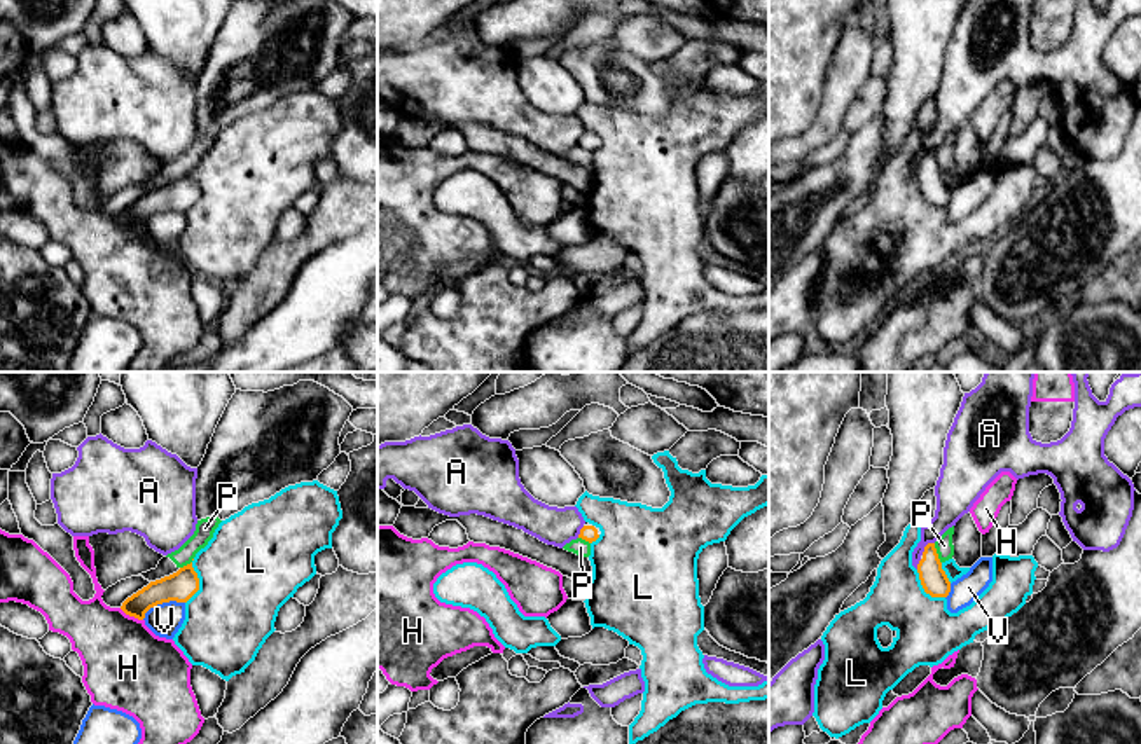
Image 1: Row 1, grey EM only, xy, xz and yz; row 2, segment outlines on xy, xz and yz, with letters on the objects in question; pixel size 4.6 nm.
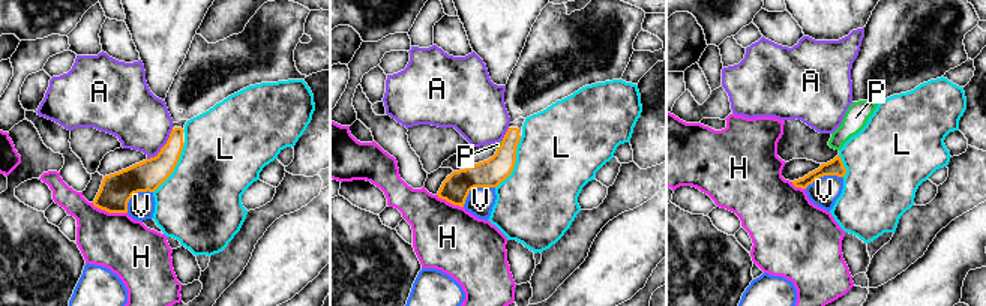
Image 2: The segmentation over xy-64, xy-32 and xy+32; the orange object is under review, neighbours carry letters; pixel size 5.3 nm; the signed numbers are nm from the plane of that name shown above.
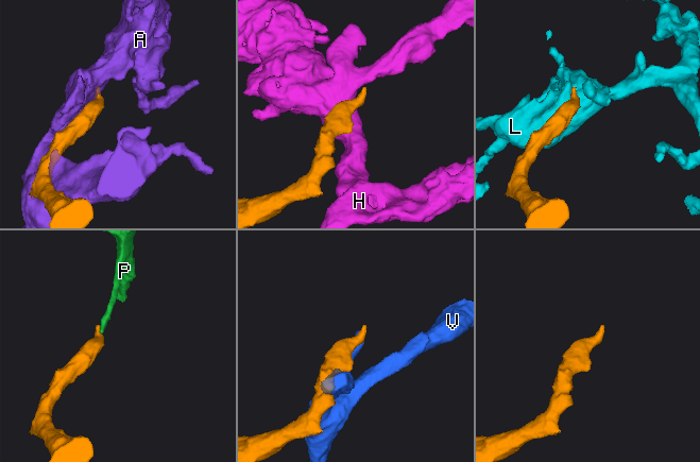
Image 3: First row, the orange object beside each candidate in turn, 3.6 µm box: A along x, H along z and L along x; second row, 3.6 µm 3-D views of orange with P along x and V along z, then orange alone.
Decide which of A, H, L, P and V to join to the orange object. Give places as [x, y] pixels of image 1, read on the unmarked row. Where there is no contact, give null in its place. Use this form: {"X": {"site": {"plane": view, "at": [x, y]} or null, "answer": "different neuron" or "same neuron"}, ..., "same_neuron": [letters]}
{"A": {"site": {"plane": "yz", "at": [925, 156]}, "answer": "different neuron"}, "H": {"site": {"plane": "xy", "at": [131, 224]}, "answer": "different neuron"}, "L": {"site": {"plane": "xy", "at": [198, 191]}, "answer": "different neuron"}, "P": {"site": {"plane": "yz", "at": [937, 163]}, "answer": "different neuron"}, "V": {"site": {"plane": "xy", "at": [161, 212]}, "answer": "different neuron"}, "same_neuron": []}

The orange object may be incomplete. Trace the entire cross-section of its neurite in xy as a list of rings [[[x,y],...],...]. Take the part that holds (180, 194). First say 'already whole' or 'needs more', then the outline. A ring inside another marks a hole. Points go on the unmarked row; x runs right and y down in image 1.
already whole; [[[190,171],[169,185],[150,190],[128,206],[121,218],[129,225],[143,229],[150,217],[169,210],[187,211],[197,199],[199,187]]]

